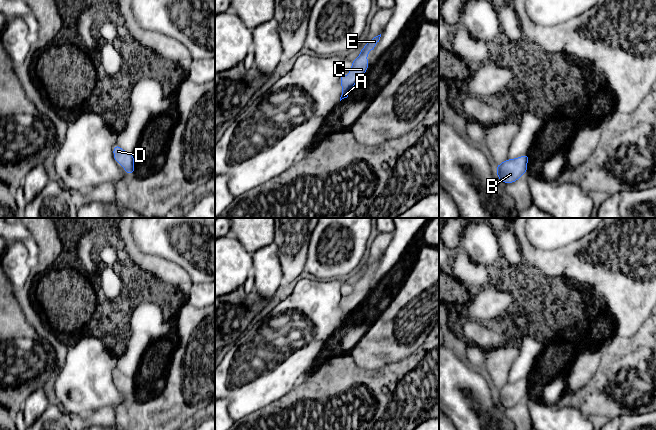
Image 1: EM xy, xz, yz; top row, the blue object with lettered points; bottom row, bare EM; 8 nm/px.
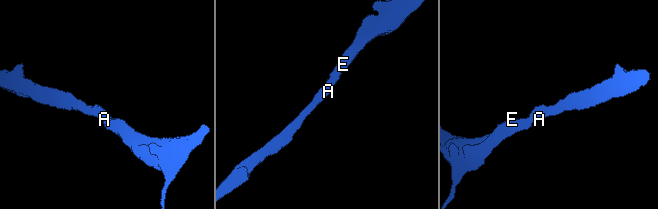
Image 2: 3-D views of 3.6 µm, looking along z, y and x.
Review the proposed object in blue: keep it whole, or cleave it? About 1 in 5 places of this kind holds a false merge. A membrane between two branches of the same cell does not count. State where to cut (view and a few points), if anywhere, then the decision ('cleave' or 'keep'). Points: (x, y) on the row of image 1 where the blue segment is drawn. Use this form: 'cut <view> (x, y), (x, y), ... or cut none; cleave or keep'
cut none; keep

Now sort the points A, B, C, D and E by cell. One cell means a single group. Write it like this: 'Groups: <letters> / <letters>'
Groups: A B C D E

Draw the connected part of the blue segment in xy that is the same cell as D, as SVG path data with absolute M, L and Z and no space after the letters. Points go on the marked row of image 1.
M117 143L113 147L113 156L118 165L125 165L122 169L125 171L127 175L131 175L135 173L135 166L133 161L135 160L135 156L129 154L124 151Z

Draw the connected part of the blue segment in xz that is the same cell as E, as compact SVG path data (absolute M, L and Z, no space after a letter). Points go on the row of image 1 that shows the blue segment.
M381 34L368 41L364 48L358 49L361 54L359 57L352 61L352 67L349 70L349 77L345 76L344 72L342 72L340 78L340 83L342 86L342 95L340 97L340 101L348 97L349 92L354 88L356 84L355 82L367 72L367 68L369 67L367 60L368 52L374 50L380 40L380 37Z

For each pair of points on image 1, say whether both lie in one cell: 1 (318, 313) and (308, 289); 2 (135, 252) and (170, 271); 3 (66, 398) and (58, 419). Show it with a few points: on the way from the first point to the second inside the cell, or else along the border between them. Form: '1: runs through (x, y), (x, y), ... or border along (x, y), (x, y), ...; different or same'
1: runs through (318, 307), (318, 304), (309, 295); same
2: runs through (144, 261), (161, 268); same
3: border along (59, 404), (70, 415); different

